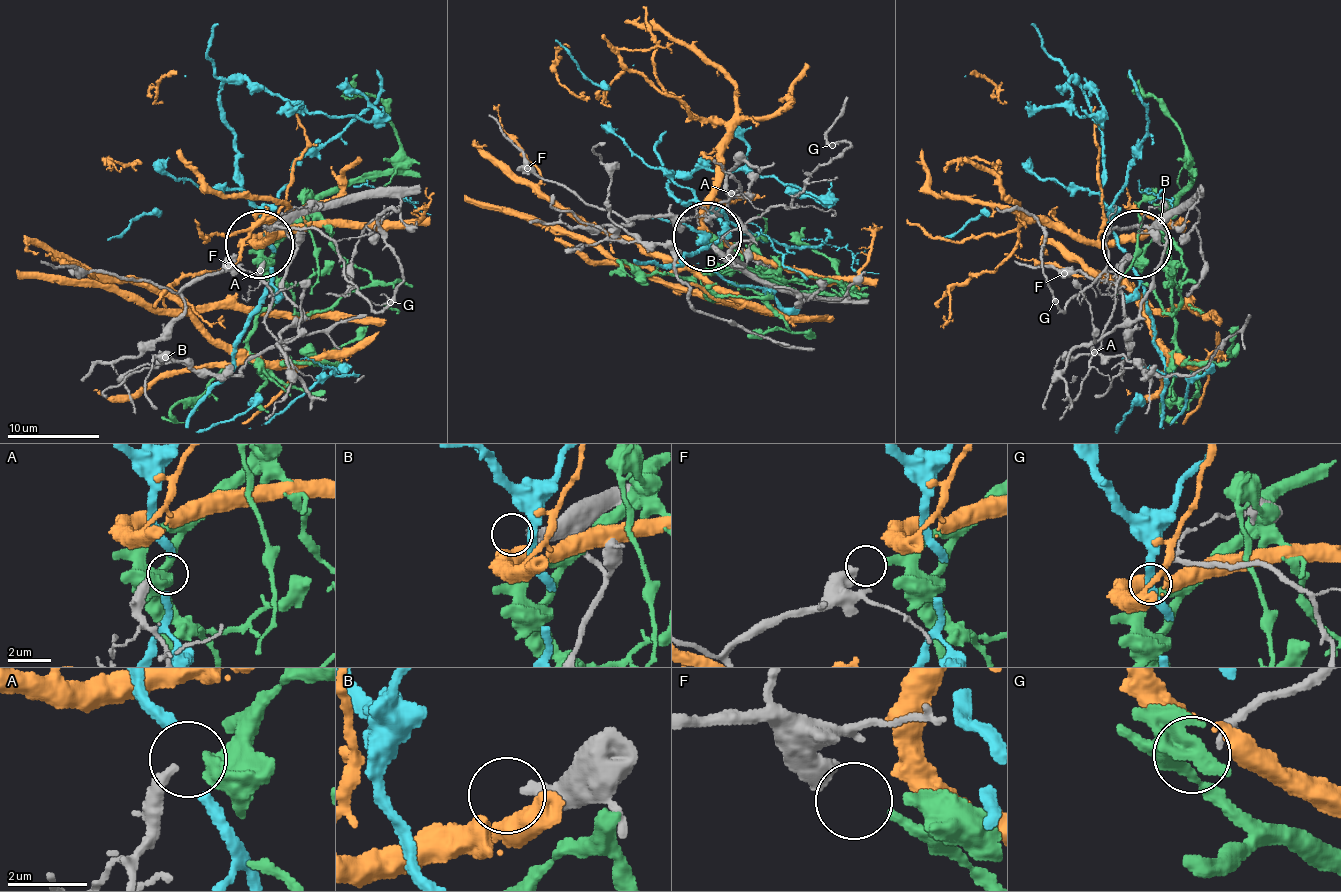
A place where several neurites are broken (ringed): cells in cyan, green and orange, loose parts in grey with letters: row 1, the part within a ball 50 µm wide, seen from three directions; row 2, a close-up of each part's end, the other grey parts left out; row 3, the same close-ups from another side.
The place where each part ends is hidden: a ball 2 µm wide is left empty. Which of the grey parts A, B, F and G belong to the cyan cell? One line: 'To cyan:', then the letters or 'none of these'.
To cyan: none of these

